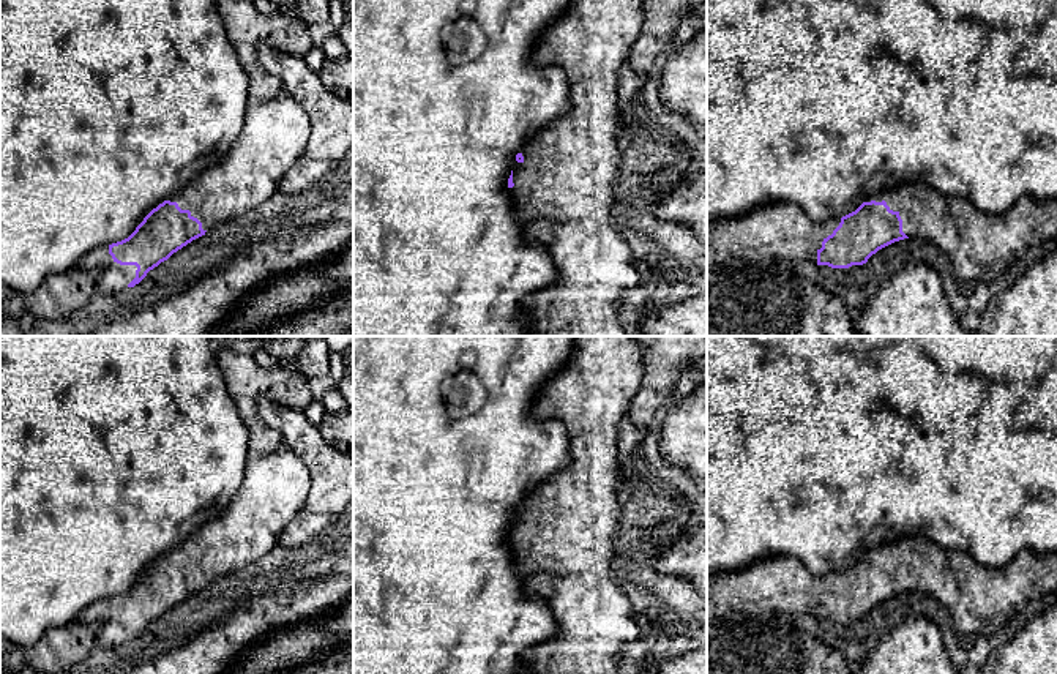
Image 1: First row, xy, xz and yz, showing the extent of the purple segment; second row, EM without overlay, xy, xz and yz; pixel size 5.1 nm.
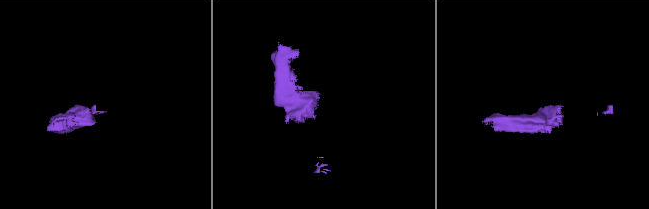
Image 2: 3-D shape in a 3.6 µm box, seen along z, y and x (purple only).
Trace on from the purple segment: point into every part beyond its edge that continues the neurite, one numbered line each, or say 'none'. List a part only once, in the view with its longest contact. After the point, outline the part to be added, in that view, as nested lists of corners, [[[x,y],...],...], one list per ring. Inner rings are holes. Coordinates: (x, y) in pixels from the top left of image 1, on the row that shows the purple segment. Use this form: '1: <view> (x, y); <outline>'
1: yz (980, 247); [[[907,182],[880,189],[865,202],[871,200],[885,200],[890,210],[898,212],[902,219],[902,232],[909,238],[937,245],[950,259],[954,279],[962,284],[995,281],[1032,246],[1057,242],[1057,199],[1043,200],[1027,196],[1007,213],[989,215],[967,199],[948,197],[921,182]]]

